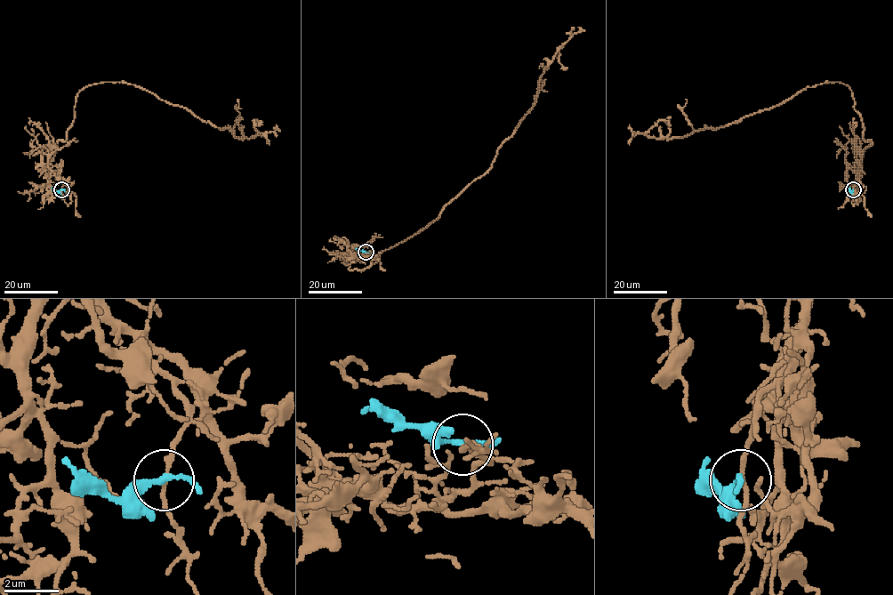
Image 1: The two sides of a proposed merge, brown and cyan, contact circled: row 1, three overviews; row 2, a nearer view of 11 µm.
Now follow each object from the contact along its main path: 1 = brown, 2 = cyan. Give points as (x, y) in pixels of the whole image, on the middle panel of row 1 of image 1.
1: (366, 253), (348, 261), (350, 269), (367, 269), (430, 224), (483, 175), (534, 101), (562, 44), (562, 67)
2: (366, 253), (356, 249)

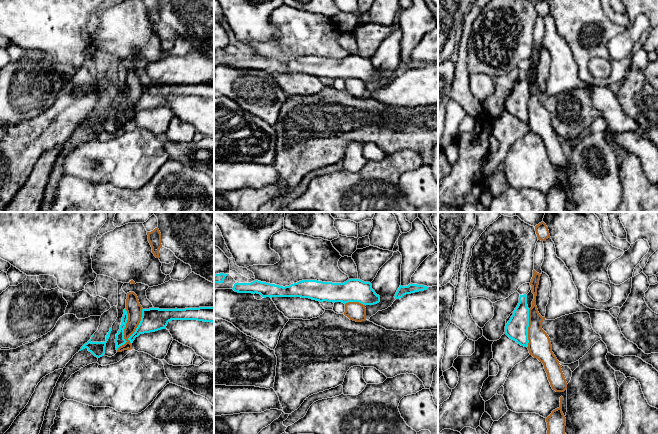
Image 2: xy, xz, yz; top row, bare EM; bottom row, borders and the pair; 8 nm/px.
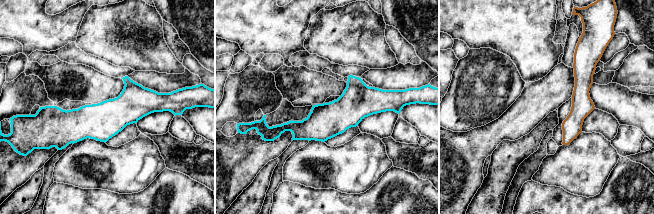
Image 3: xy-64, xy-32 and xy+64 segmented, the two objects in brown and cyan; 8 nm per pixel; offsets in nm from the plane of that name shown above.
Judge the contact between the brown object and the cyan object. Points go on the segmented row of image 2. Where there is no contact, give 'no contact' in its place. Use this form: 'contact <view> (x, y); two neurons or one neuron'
contact xy (135, 329); two neurons

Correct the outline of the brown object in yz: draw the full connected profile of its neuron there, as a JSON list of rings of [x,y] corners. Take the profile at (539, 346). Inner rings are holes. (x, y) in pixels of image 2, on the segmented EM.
[[[533,270],[533,277],[530,285],[534,294],[532,307],[529,309],[529,327],[528,327],[528,350],[530,355],[543,363],[547,373],[548,380],[553,390],[564,392],[567,389],[567,382],[561,369],[561,365],[552,352],[552,345],[547,333],[542,329],[542,317],[536,306],[537,288],[541,274]]]

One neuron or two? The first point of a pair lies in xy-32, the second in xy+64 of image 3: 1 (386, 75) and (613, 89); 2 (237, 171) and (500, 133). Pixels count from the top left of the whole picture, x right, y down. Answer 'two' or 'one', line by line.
1: two
2: one

